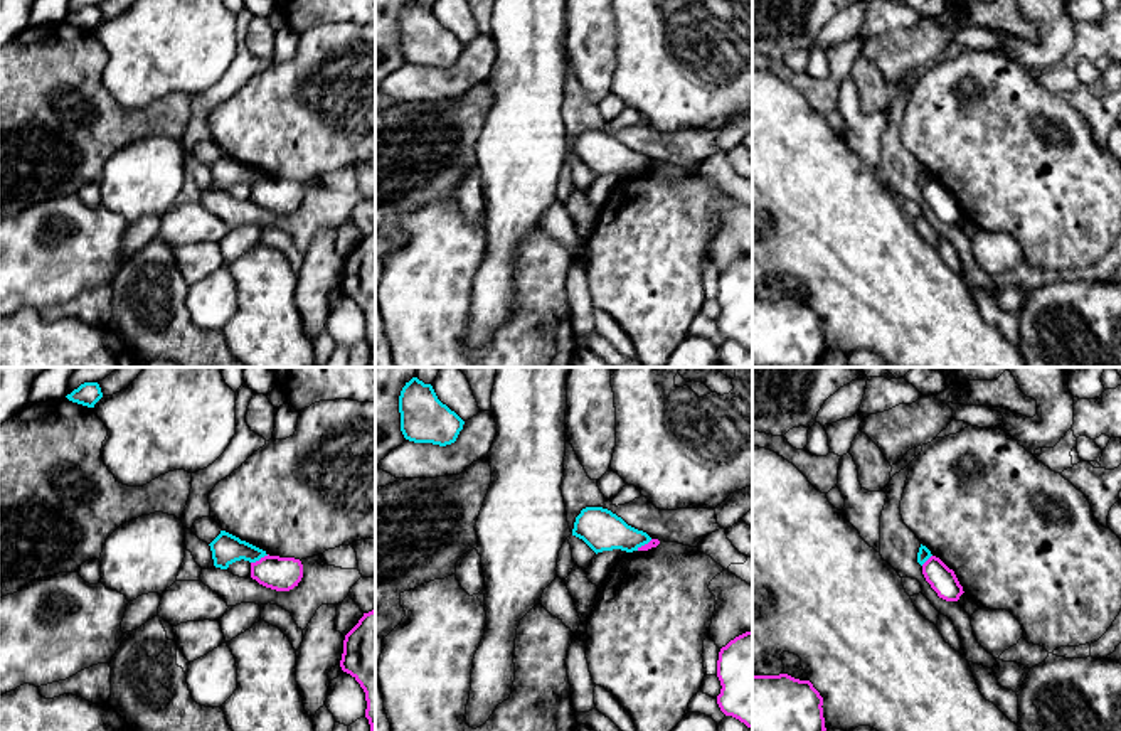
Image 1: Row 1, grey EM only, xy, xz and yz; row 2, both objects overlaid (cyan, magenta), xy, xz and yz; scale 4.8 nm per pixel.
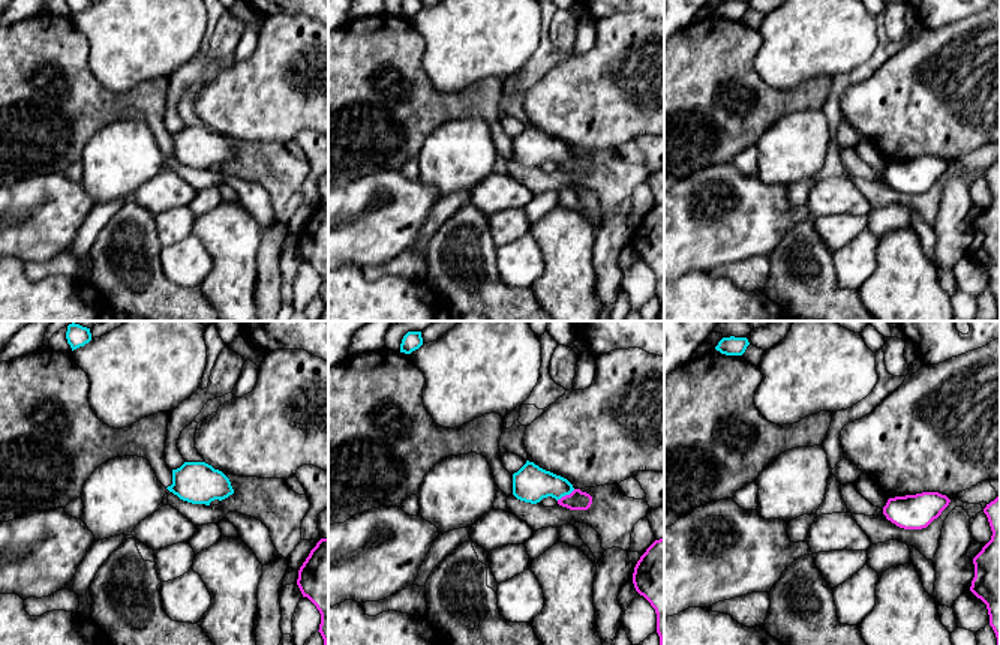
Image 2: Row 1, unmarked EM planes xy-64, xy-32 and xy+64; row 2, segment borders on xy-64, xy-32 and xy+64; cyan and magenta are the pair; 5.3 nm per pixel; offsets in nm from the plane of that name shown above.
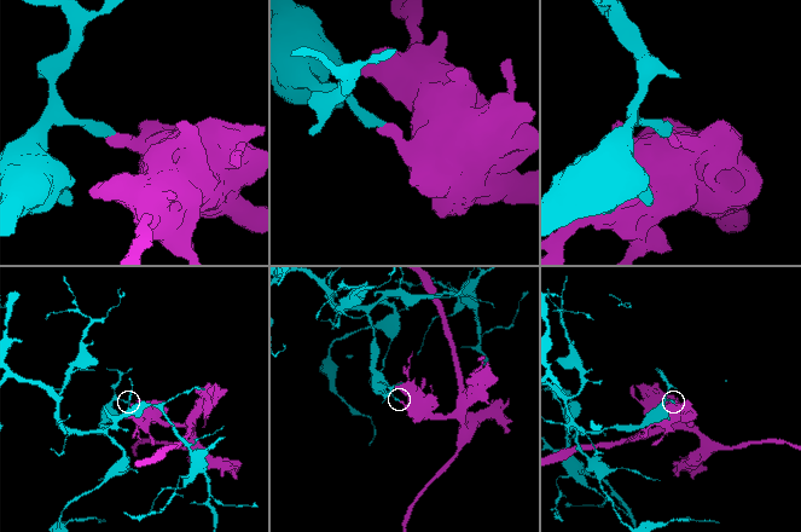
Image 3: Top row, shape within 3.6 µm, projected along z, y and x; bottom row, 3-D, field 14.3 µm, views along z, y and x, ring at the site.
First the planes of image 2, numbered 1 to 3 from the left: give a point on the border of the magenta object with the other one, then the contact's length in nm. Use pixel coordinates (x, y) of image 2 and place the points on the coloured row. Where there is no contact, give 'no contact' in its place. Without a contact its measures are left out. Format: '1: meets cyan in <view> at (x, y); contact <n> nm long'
1: no contact
2: meets cyan in xy-32 at (565, 494); contact 120 nm long
3: no contact

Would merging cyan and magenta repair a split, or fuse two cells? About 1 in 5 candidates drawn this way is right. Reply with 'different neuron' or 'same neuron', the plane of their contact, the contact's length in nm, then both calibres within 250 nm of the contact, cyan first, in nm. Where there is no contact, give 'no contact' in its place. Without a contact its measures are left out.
different neuron; contact in xy; length 100 nm; calibres 140 and 160 nm

